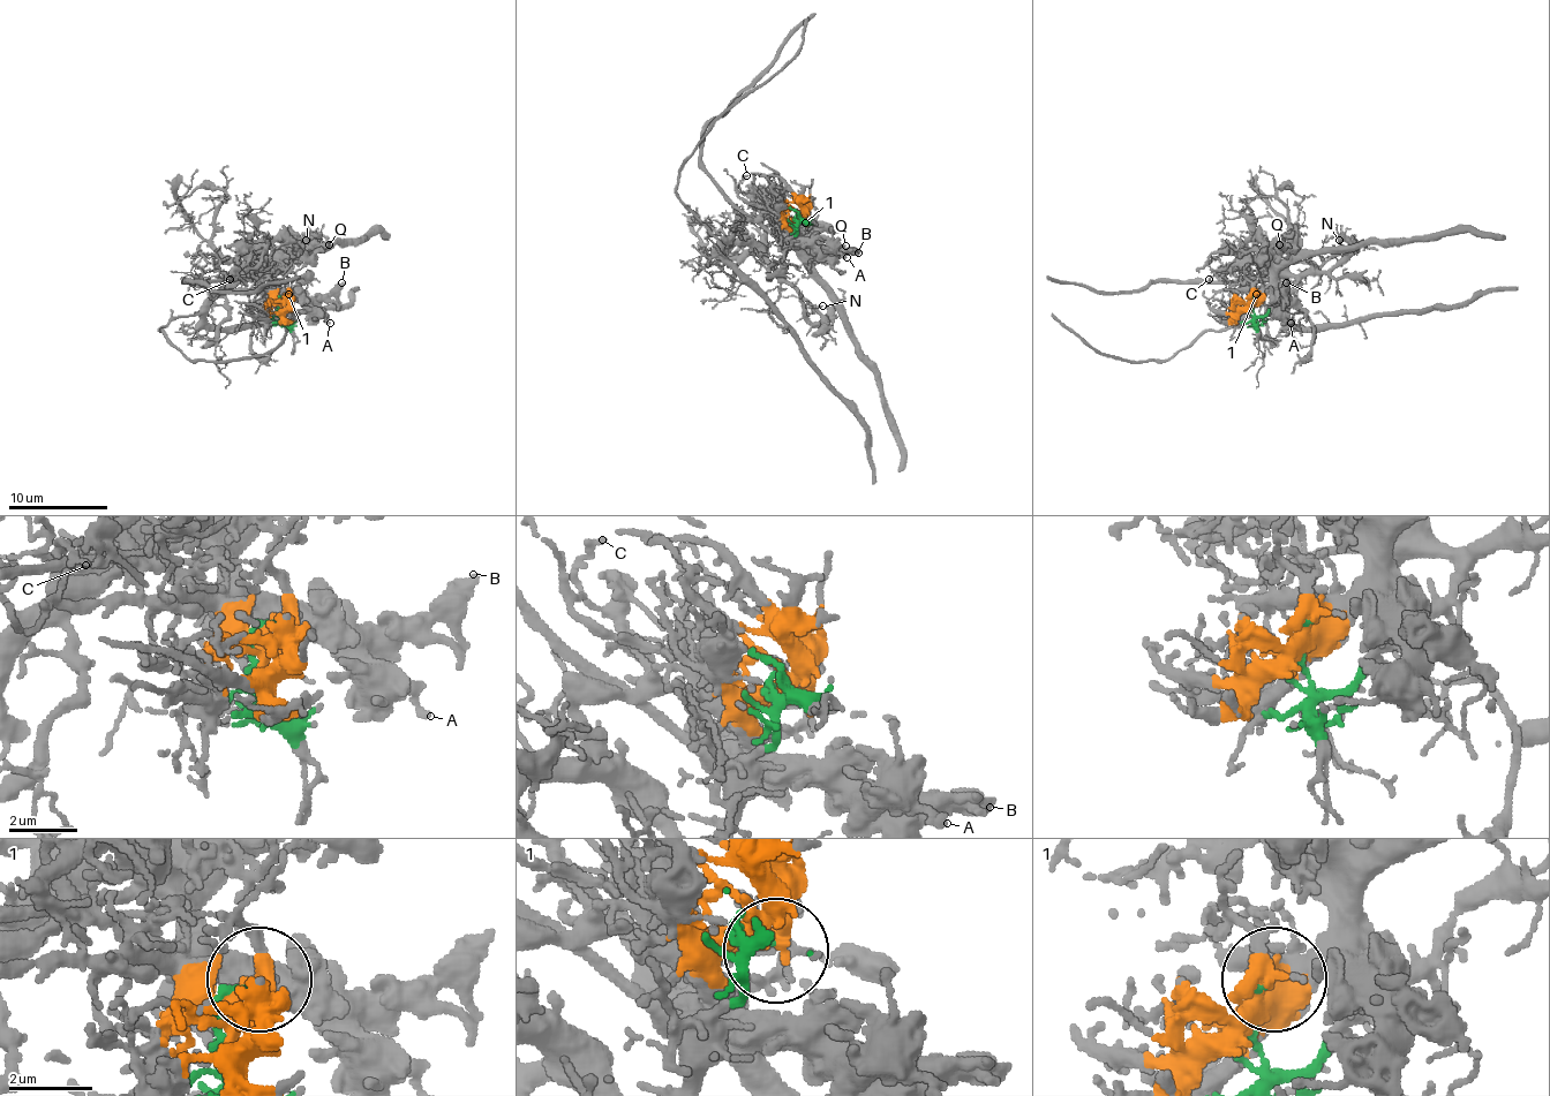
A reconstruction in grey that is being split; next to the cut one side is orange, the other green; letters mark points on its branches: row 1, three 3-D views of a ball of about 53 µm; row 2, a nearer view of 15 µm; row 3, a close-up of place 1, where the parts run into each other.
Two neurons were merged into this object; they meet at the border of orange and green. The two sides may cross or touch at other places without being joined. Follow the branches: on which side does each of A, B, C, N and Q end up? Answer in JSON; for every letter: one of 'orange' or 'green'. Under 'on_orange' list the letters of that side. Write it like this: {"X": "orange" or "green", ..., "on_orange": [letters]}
{"A": "orange", "B": "orange", "C": "orange", "N": "green", "Q": "orange", "on_orange": ["A", "B", "C", "Q"]}

